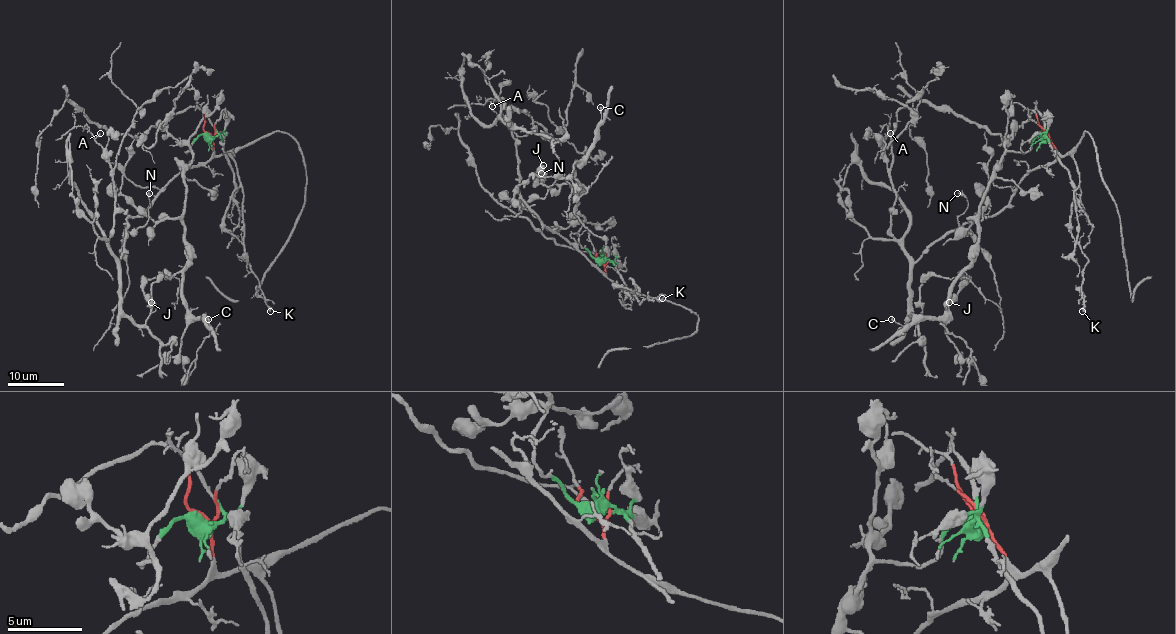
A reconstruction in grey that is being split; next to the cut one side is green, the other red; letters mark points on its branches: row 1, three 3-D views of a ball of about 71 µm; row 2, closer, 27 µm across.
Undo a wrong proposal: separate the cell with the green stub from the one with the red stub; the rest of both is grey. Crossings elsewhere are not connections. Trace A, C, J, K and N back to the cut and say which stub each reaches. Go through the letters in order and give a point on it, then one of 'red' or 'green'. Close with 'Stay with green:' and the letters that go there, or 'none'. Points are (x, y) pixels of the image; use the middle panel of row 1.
A: place (492, 106); red
C: place (600, 107); green
J: place (543, 165); green
K: place (662, 298); green
N: place (541, 173); red
Stay with green: C, J, K

